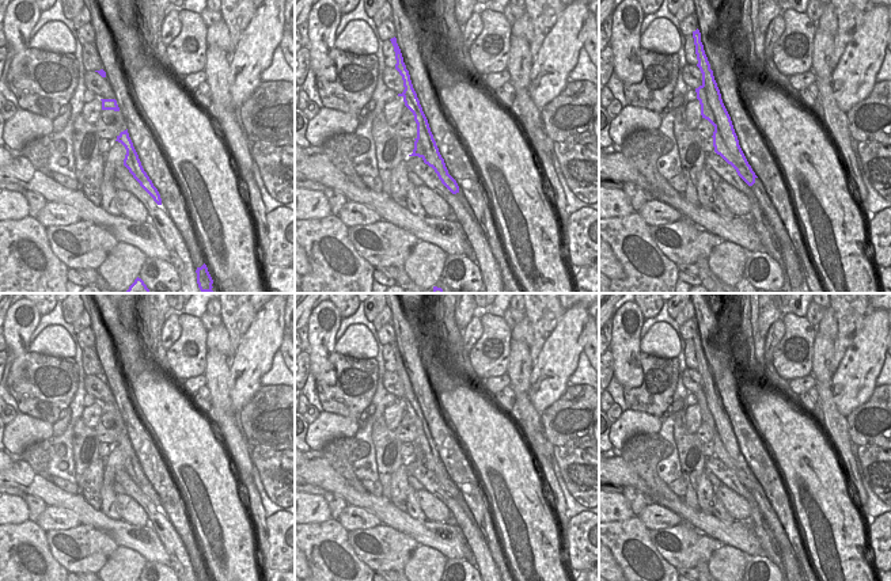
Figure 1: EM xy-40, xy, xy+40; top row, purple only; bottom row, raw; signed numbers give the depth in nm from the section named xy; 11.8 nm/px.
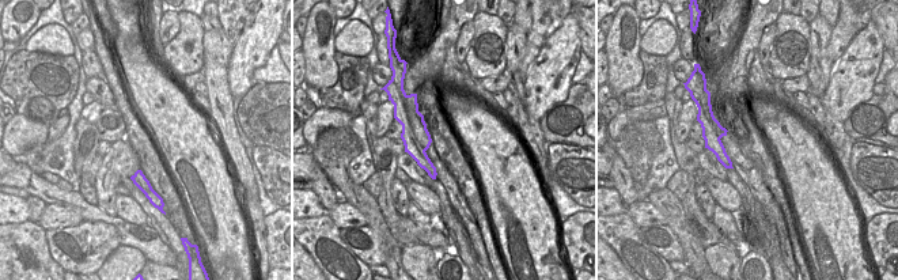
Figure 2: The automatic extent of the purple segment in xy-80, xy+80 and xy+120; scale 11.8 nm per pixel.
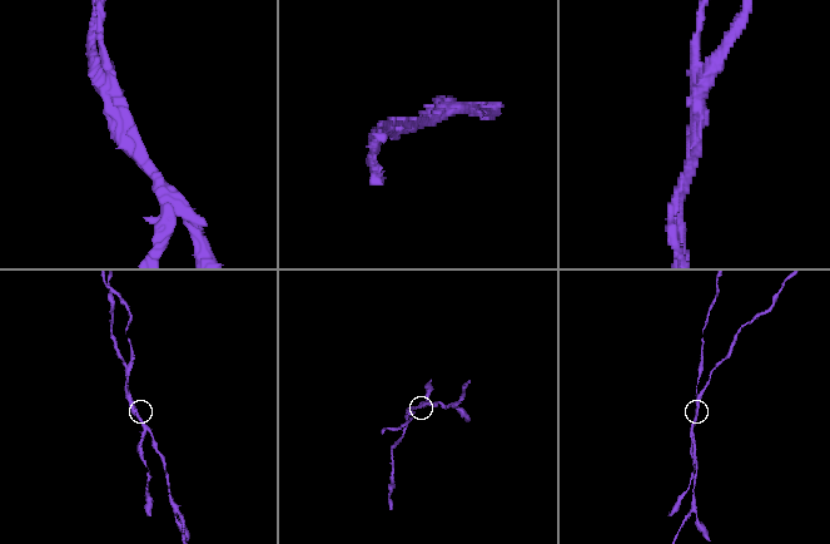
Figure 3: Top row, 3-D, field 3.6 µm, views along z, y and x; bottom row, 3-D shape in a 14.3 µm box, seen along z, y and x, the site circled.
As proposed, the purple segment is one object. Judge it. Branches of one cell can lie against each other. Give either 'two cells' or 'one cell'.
two cells

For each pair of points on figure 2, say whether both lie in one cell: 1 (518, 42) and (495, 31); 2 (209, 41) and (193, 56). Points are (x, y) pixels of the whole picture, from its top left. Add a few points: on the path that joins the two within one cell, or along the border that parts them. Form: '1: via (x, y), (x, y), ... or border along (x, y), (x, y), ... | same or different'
1: border along (507, 25), (504, 68) | different
2: border along (204, 31), (203, 61) | different

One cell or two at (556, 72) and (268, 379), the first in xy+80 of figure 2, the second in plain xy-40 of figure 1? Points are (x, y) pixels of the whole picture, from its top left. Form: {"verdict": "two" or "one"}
{"verdict": "two"}

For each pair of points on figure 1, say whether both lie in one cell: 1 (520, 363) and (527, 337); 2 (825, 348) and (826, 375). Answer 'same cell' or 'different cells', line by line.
1: different cells
2: same cell

